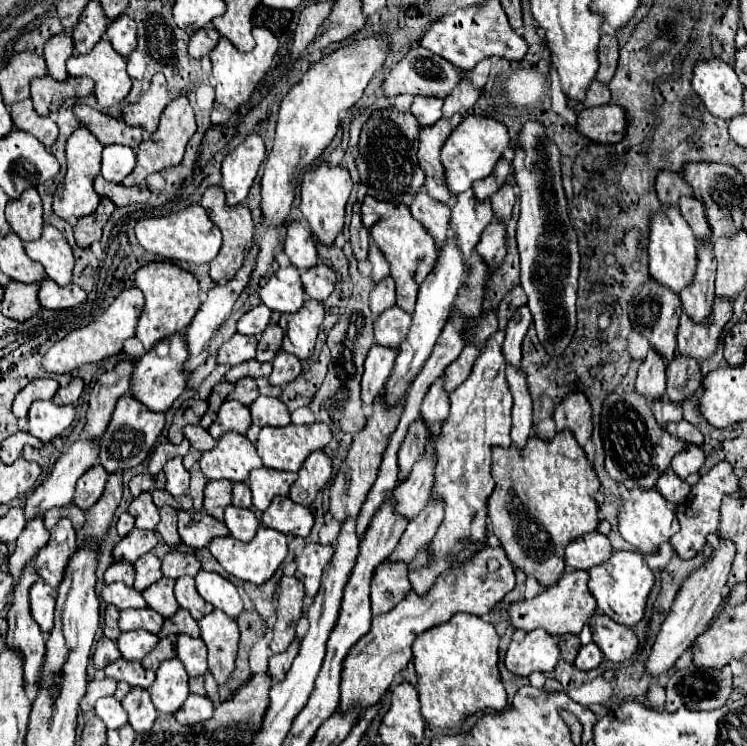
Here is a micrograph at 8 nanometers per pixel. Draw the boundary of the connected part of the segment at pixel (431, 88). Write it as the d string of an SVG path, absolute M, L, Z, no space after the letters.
M417 47L415 51L409 51L395 67L393 71L385 77L383 81L383 89L389 97L395 97L395 95L401 95L401 93L411 93L411 95L423 95L423 97L441 97L445 99L453 89L455 85L459 85L459 81L463 79L461 71L451 65L449 61L445 61L443 57L431 53L429 49L423 49L423 47Z

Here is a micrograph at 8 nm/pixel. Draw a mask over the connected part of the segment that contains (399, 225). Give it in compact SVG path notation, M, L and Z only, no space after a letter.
M365 195L361 201L361 213L363 213L363 221L367 225L371 239L377 243L377 247L381 249L381 253L385 255L385 259L391 265L391 277L397 285L397 305L405 313L413 315L419 285L431 273L431 269L437 261L437 247L435 247L433 237L429 237L429 233L425 233L421 223L413 219L413 215L409 213L409 207L405 207L405 205L385 203L385 201L377 201L377 199Z

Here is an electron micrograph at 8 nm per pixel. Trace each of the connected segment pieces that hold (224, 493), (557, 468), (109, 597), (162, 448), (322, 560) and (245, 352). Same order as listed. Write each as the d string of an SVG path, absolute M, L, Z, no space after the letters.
M209 481L205 487L205 511L223 521L223 511L233 503L233 483L231 481Z
M565 431L557 433L553 441L545 443L537 435L529 437L529 445L523 451L513 449L493 449L493 479L495 489L489 497L489 519L493 525L493 533L499 537L507 559L525 571L525 575L533 575L543 589L549 589L549 585L555 585L563 571L565 571L565 557L563 549L575 541L577 537L595 531L599 525L599 503L597 503L597 491L599 481L591 467L591 463L585 457L585 451L577 445L575 437Z
M121 583L105 585L101 591L101 597L105 603L115 605L119 611L123 611L123 609L145 609L147 607L147 603L139 591L127 587L127 585L121 585Z
M183 439L179 445L173 445L173 443L157 445L155 451L149 457L149 473L157 475L163 469L165 461L169 461L173 457L185 457L189 453L189 449L191 449L191 445L189 445L187 439Z
M307 543L295 557L297 571L295 577L305 585L305 595L315 597L321 585L321 575L325 565L331 561L329 545L321 543Z
M235 333L227 343L221 345L217 363L239 365L239 363L243 363L243 361L255 359L255 349L257 349L257 339L255 339L255 337Z

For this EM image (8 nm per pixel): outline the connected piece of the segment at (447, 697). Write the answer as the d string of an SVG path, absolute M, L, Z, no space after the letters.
M457 613L447 623L435 625L413 643L413 665L417 671L417 691L421 713L433 727L459 725L467 715L481 709L501 711L507 705L505 687L499 675L499 635L495 627L477 615Z

